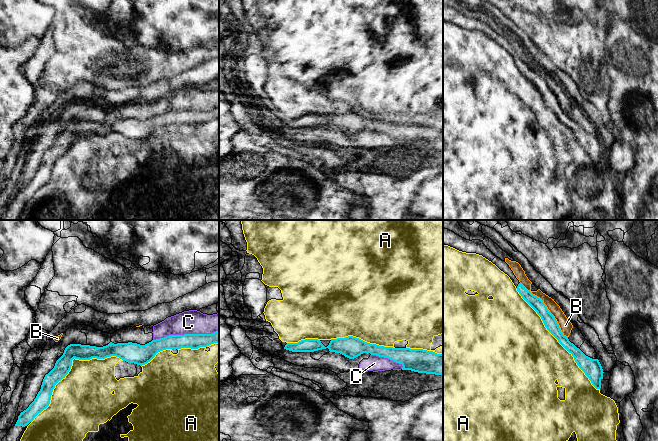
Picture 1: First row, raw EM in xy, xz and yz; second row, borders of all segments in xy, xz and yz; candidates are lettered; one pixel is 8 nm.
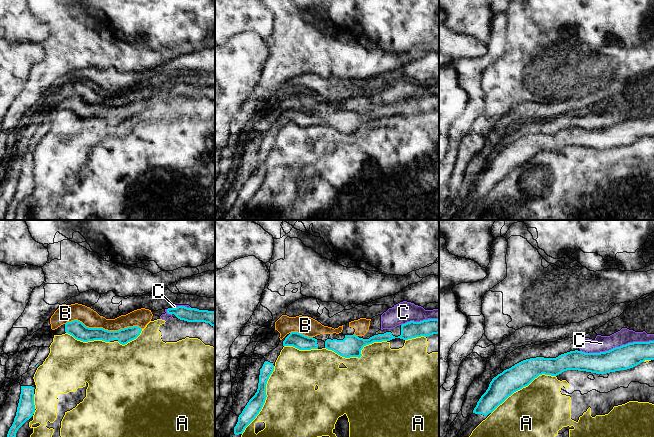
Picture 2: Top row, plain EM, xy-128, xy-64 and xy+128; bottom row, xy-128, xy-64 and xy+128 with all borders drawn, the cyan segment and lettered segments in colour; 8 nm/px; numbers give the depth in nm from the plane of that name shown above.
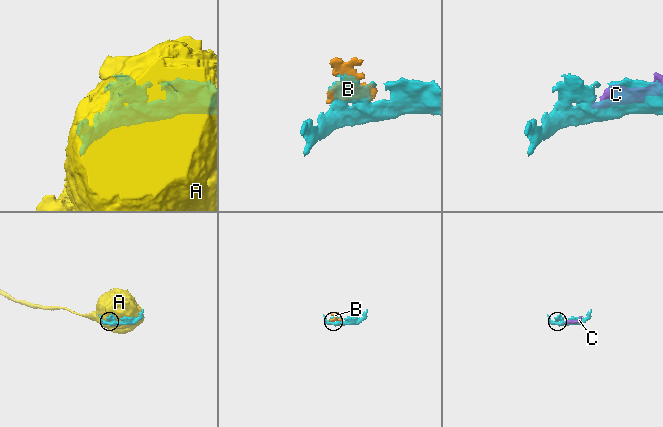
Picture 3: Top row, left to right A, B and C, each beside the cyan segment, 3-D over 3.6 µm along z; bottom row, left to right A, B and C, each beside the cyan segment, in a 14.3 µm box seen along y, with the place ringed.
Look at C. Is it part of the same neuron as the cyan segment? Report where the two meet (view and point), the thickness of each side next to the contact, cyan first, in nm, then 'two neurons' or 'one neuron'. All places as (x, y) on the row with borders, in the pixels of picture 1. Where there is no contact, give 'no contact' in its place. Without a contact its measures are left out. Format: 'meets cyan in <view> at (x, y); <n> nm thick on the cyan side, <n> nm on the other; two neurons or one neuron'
meets cyan in xy at (185, 334); 130 nm thick on the cyan side, 190 nm on the other; two neurons

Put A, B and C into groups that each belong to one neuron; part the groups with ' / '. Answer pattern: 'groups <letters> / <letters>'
groups A / B C

